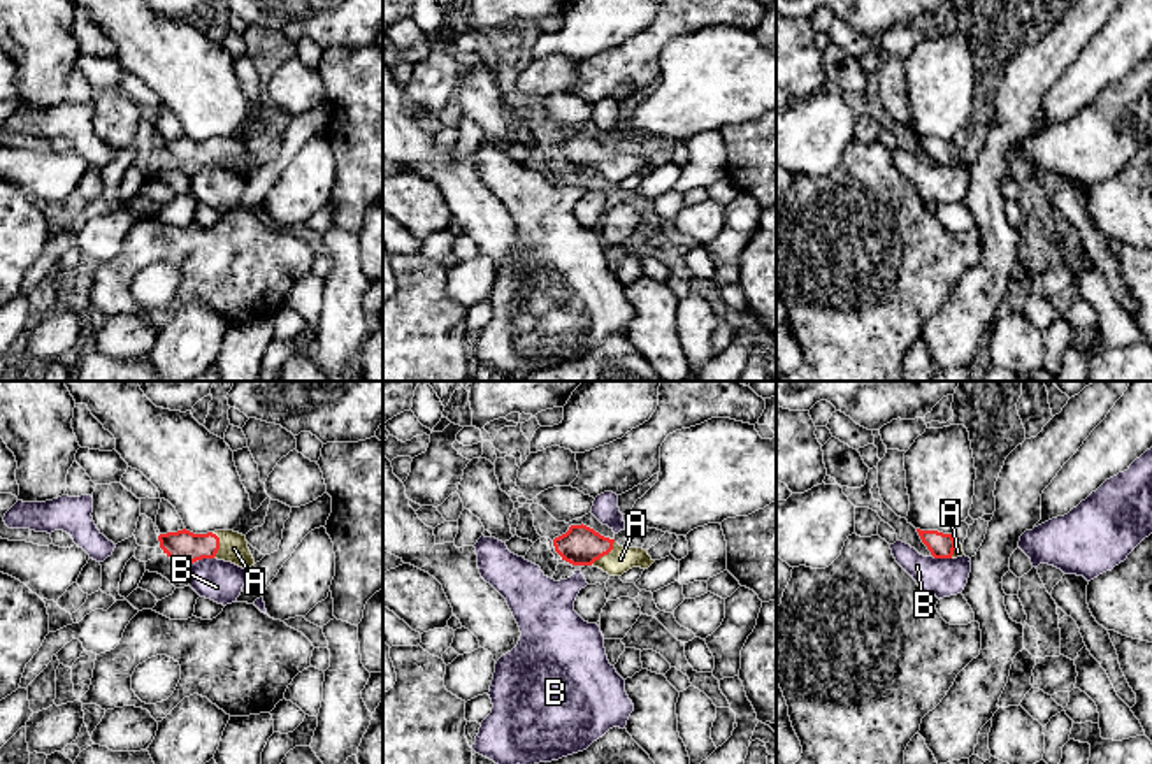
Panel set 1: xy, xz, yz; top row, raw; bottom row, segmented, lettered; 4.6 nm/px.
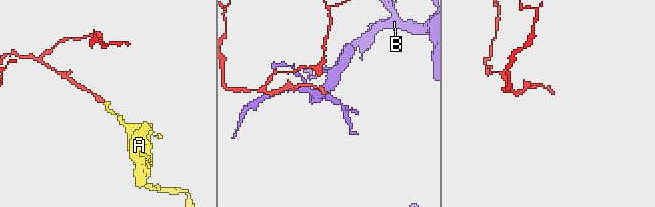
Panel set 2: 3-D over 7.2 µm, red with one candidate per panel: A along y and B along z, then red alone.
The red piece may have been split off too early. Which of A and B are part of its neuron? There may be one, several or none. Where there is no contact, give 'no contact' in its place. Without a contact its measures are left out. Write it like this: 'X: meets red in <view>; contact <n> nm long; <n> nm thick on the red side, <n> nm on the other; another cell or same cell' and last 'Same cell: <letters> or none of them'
A: meets red in xz; contact 160 nm long; 180 nm thick on the red side, 120 nm on the other; same cell
B: meets red in xy; contact 120 nm long; 140 nm thick on the red side, 190 nm on the other; another cell
Same cell: A

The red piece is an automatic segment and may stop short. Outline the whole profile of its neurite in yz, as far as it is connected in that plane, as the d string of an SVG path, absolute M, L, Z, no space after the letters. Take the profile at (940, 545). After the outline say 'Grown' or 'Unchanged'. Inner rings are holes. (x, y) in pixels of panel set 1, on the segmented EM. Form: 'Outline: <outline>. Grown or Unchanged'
Outline: M920 529L917 532L934 559L957 559L964 555L962 544L952 534Z. Grown

